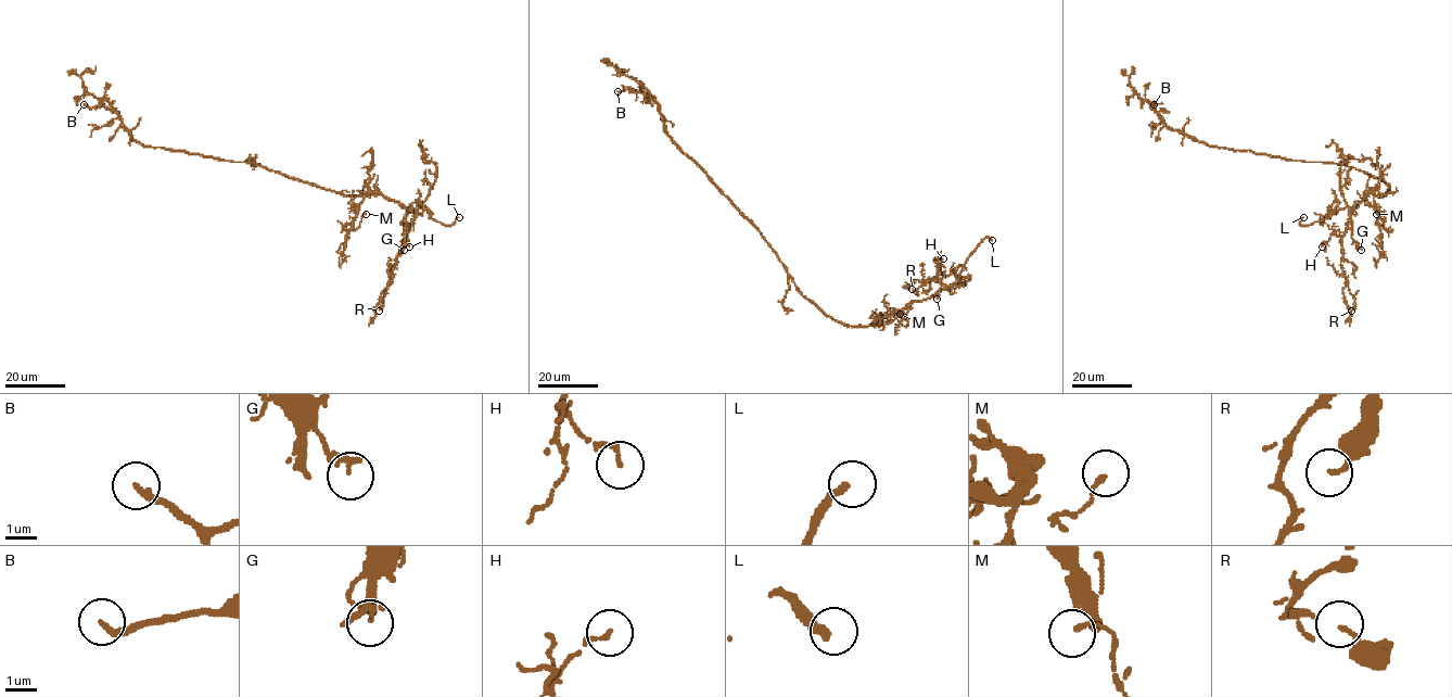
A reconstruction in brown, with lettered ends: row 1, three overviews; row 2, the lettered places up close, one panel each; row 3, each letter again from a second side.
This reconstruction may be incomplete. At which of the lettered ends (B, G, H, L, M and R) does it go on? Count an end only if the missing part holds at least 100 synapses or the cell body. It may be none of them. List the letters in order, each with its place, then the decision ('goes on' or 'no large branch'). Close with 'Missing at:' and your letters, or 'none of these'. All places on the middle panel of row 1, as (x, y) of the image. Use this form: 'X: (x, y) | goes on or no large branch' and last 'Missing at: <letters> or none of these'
B: (618, 91) | no large branch
G: (937, 299) | no large branch
H: (943, 258) | no large branch
L: (992, 240) | goes on
M: (900, 314) | no large branch
R: (912, 289) | no large branch
Missing at: L

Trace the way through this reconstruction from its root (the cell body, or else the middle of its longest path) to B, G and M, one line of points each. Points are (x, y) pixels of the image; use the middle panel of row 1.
B: (792, 279), (762, 235), (673, 140), (657, 101), (637, 90), (618, 91)
G: (792, 279), (797, 289), (825, 314), (850, 326), (874, 325), (947, 287), (940, 289), (937, 299)
M: (792, 279), (804, 296), (845, 325), (874, 325), (896, 311), (881, 314), (876, 319), (889, 324), (900, 314)

